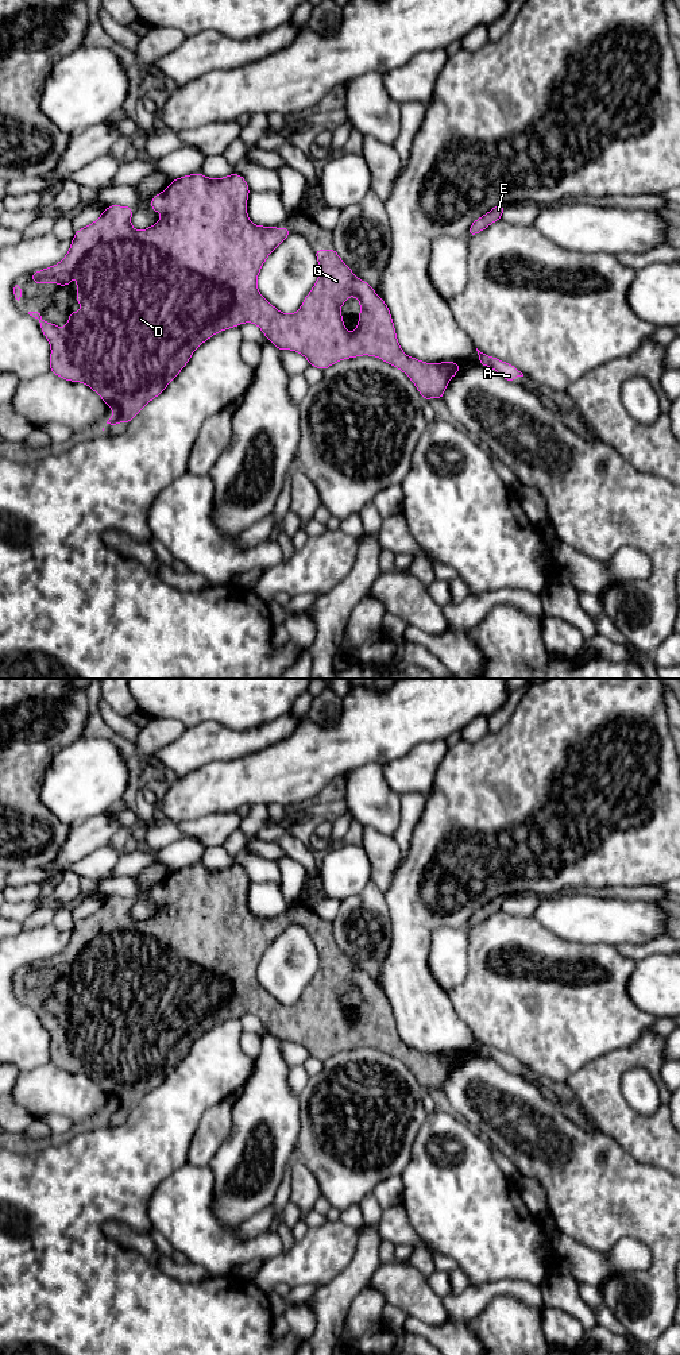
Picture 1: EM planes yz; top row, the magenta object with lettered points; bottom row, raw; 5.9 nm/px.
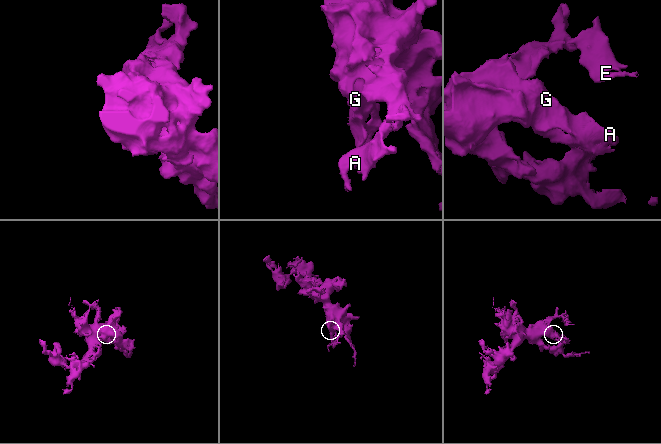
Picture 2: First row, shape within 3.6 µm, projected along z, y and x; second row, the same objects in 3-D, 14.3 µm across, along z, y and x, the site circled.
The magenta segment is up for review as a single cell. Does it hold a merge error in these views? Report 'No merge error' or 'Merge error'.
No merge error

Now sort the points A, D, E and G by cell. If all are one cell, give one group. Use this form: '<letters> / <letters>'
A D E G

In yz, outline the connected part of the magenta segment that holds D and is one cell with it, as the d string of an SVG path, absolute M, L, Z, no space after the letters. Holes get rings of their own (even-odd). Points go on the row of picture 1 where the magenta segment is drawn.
M201 173L190 174L175 178L167 189L150 201L150 206L161 213L162 219L147 229L132 228L132 206L111 205L94 223L76 231L70 250L59 263L30 275L36 285L55 282L63 287L70 285L72 275L77 274L76 300L82 310L69 312L65 328L43 321L38 312L28 312L39 321L50 343L50 371L66 381L82 382L94 390L113 410L107 424L131 422L179 374L198 345L217 332L243 323L254 323L279 351L297 351L309 360L310 366L322 371L343 359L376 356L403 371L425 401L443 399L447 385L459 372L460 364L451 360L430 364L405 355L383 298L368 282L355 277L335 248L314 251L320 275L295 313L285 314L262 297L256 286L259 271L267 256L291 233L291 229L252 224L247 216L248 194L246 179L236 173L224 178L206 178ZM351 296L359 300L362 308L359 324L352 333L345 329L340 313L341 305Z

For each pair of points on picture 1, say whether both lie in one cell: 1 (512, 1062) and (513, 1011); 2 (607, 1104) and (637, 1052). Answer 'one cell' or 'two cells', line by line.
1: two cells
2: one cell

